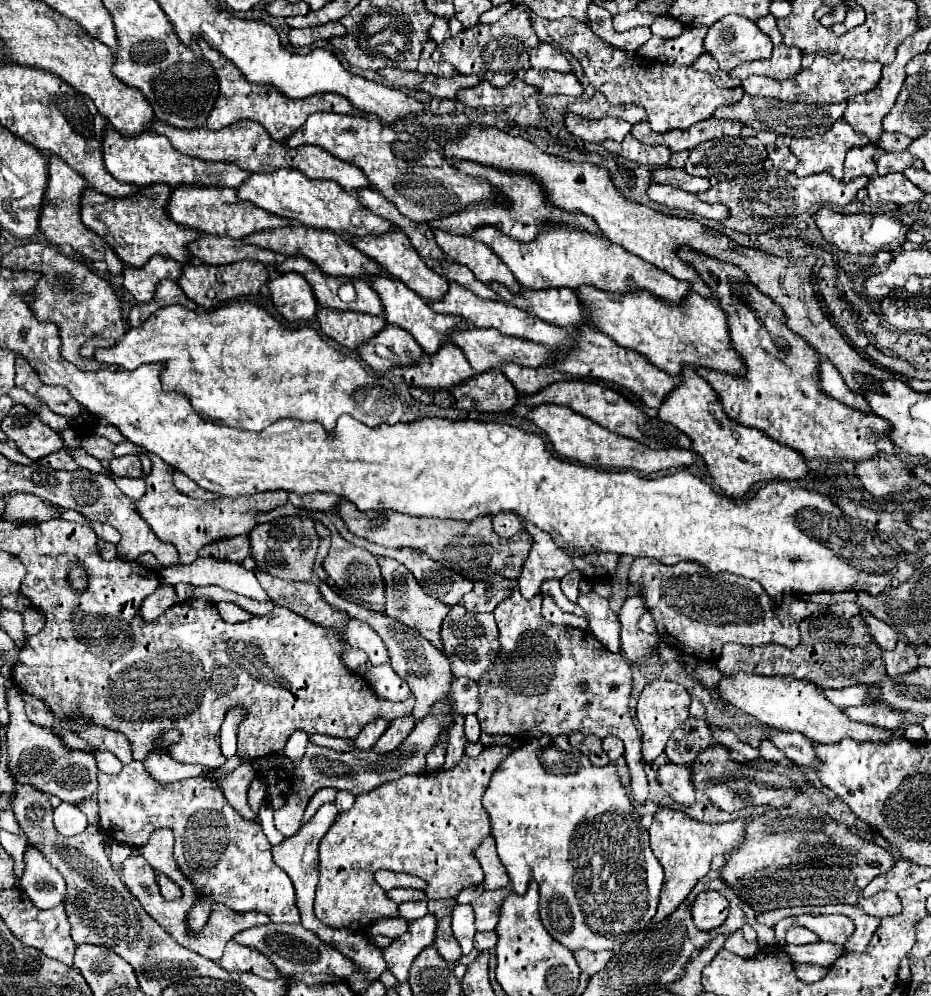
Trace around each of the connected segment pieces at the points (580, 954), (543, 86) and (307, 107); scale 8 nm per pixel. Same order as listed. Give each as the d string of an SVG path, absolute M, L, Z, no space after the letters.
M577 950L577 952L575 952L575 960L577 960L579 968L581 968L585 974L589 974L589 976L593 976L593 974L599 972L599 970L603 970L605 962L607 962L611 956L613 956L611 950L605 950L605 952Z
M531 68L531 70L525 72L523 80L527 84L537 86L539 92L545 94L545 96L547 94L555 94L555 96L565 94L565 96L575 96L577 98L585 92L583 84L575 78L573 72L563 74L563 72L555 72L555 70L535 70L535 68Z
M199 38L199 46L203 52L203 58L207 58L207 62L213 66L213 70L219 78L219 98L207 118L207 128L211 128L211 130L219 130L237 120L247 118L247 120L259 122L273 140L285 140L305 124L309 114L313 114L317 110L351 114L351 116L369 116L365 112L359 112L359 108L355 108L347 98L343 98L339 94L319 94L319 96L309 96L305 100L291 100L285 94L279 94L279 90L275 90L275 86L255 86L243 78L241 70L235 64L227 62L227 58L223 58L223 54L219 54L215 48L207 46L207 42L203 42L203 38Z

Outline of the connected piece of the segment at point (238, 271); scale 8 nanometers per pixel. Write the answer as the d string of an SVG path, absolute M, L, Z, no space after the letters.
M243 260L243 262L235 262L235 264L227 264L227 266L213 266L213 264L183 264L183 274L179 278L179 286L181 290L187 294L187 298L191 298L197 306L211 310L227 300L239 298L239 296L247 296L247 294L259 294L259 288L263 284L267 284L269 274L267 274L267 266L263 266L261 262L251 262L251 260Z

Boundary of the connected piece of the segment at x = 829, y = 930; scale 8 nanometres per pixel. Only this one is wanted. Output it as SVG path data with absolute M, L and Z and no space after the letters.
M801 914L797 918L785 918L775 926L775 938L781 944L785 940L785 932L791 924L801 924L807 930L815 932L821 940L829 940L837 946L843 946L845 940L853 934L853 922L847 916L835 914L835 916L809 916L809 914Z

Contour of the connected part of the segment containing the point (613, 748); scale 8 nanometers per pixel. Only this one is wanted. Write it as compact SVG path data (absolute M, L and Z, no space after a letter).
M607 736L607 738L603 740L603 750L605 750L607 756L611 758L611 762L615 762L617 758L623 756L623 742L621 742L619 738L615 738L615 736Z

